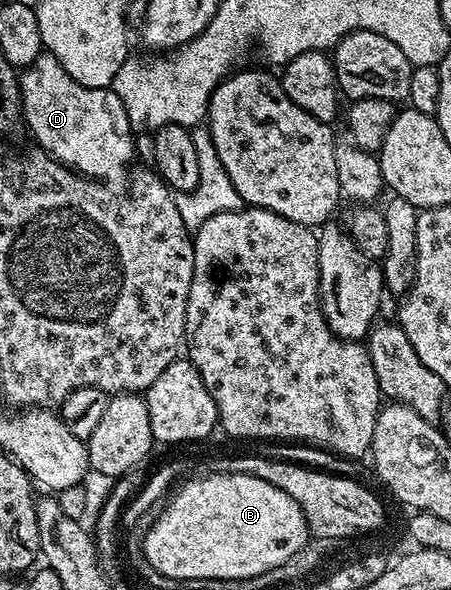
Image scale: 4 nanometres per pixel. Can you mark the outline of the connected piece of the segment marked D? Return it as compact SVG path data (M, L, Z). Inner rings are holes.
M46 52L39 54L33 64L22 67L19 74L19 95L23 105L23 121L26 129L31 129L31 134L36 138L38 149L50 154L63 166L67 166L76 174L83 175L104 184L116 184L115 182L126 183L129 178L127 165L135 154L135 142L131 121L125 112L125 104L115 94L115 91L108 88L85 88L85 84L77 84L52 54Z

